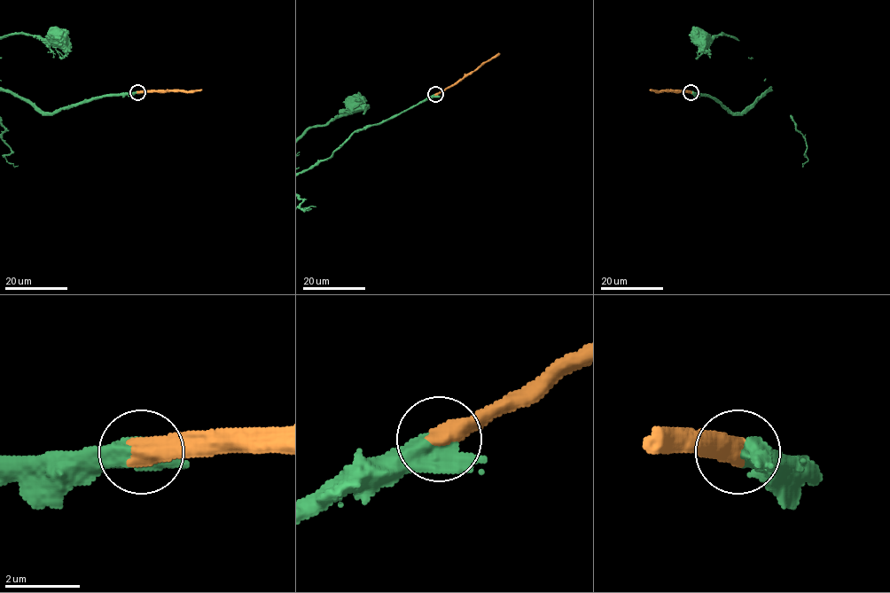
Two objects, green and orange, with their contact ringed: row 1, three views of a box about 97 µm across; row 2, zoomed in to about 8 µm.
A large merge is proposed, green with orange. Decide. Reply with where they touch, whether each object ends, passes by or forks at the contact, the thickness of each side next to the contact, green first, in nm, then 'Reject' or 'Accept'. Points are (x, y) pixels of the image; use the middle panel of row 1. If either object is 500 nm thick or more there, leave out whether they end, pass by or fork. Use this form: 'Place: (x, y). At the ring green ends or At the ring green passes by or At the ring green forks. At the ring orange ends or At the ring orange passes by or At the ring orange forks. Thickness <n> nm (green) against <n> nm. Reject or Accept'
Place: (435, 94). Thickness 550 nm (green) against 600 nm. Accept

